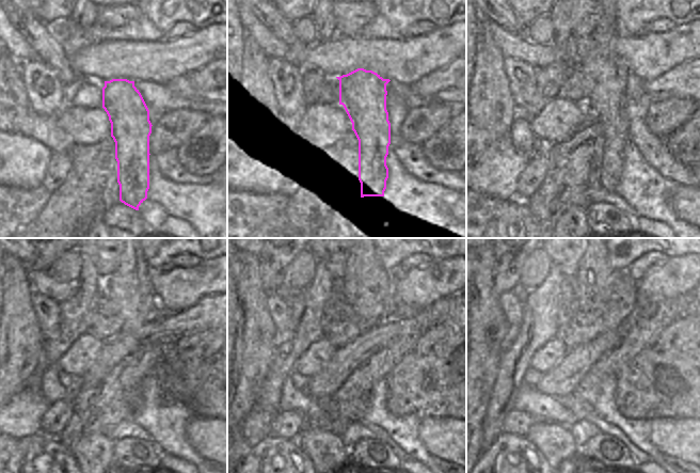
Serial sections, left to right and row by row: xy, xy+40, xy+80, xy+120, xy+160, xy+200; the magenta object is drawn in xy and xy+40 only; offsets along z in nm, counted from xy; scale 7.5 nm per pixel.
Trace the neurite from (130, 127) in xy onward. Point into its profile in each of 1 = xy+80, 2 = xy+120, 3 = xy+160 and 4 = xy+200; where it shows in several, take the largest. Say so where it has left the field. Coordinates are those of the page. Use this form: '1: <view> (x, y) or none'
1: xy+80 (607, 72)
2: xy+120 (129, 287)
3: xy+160 (366, 279)
4: xy+200 (597, 259)

